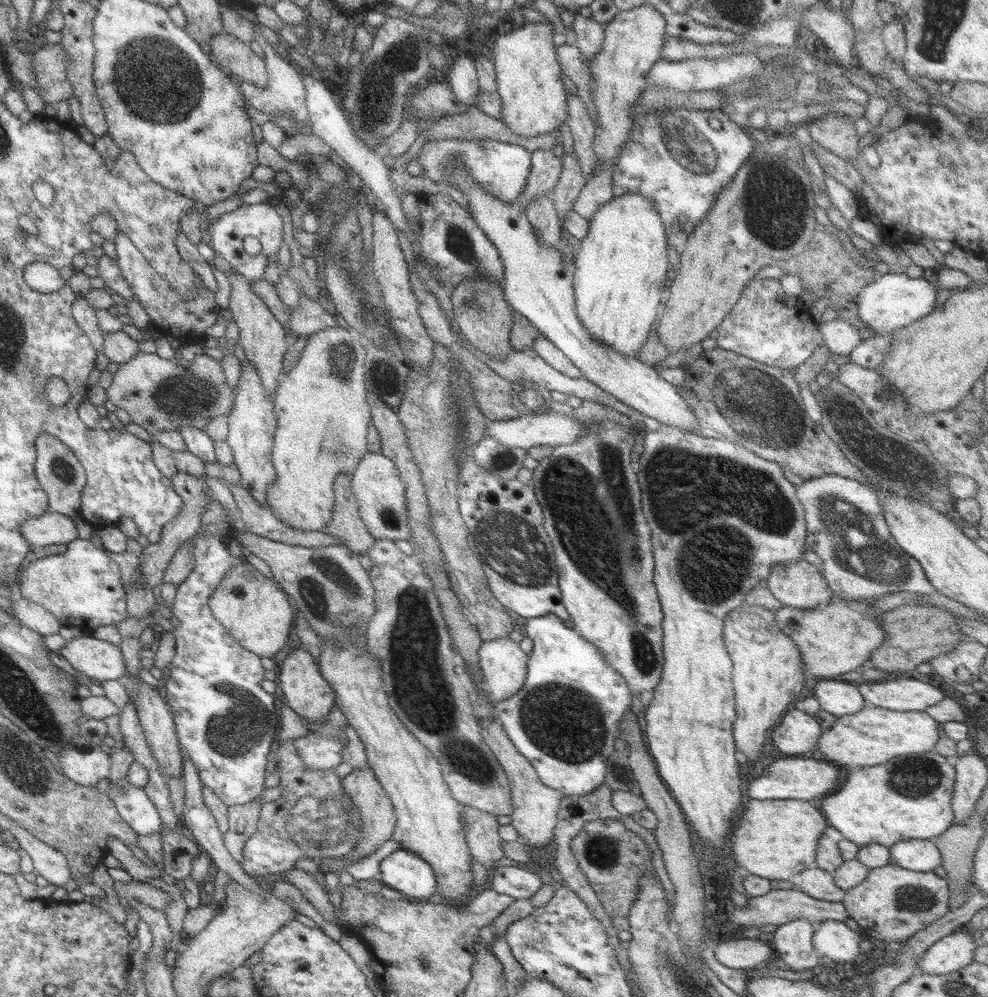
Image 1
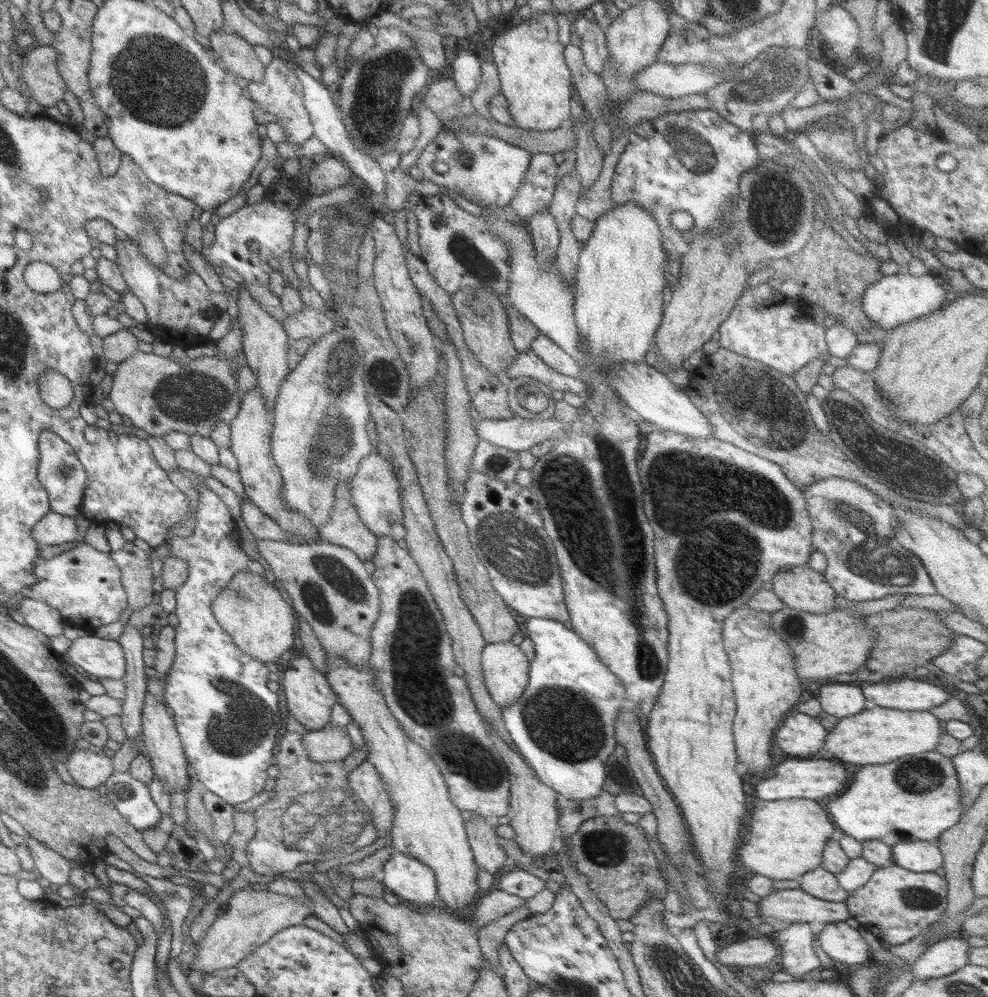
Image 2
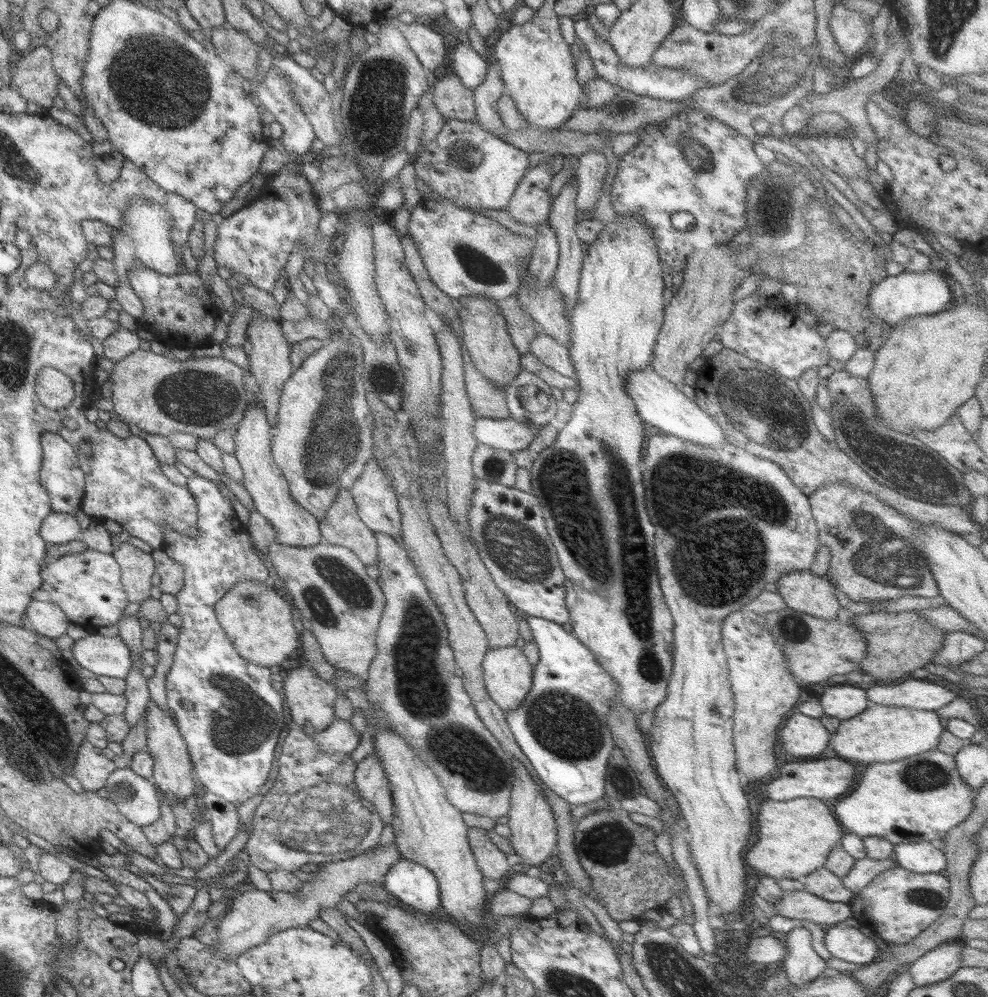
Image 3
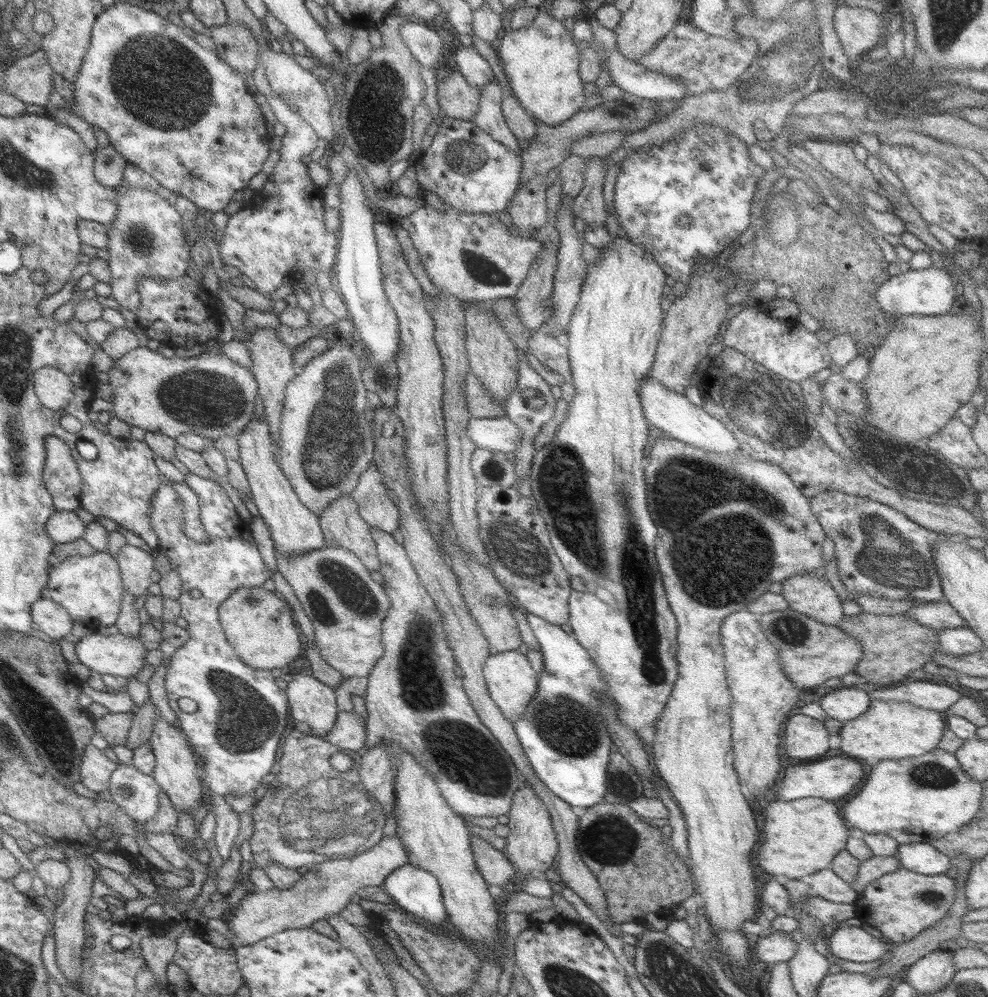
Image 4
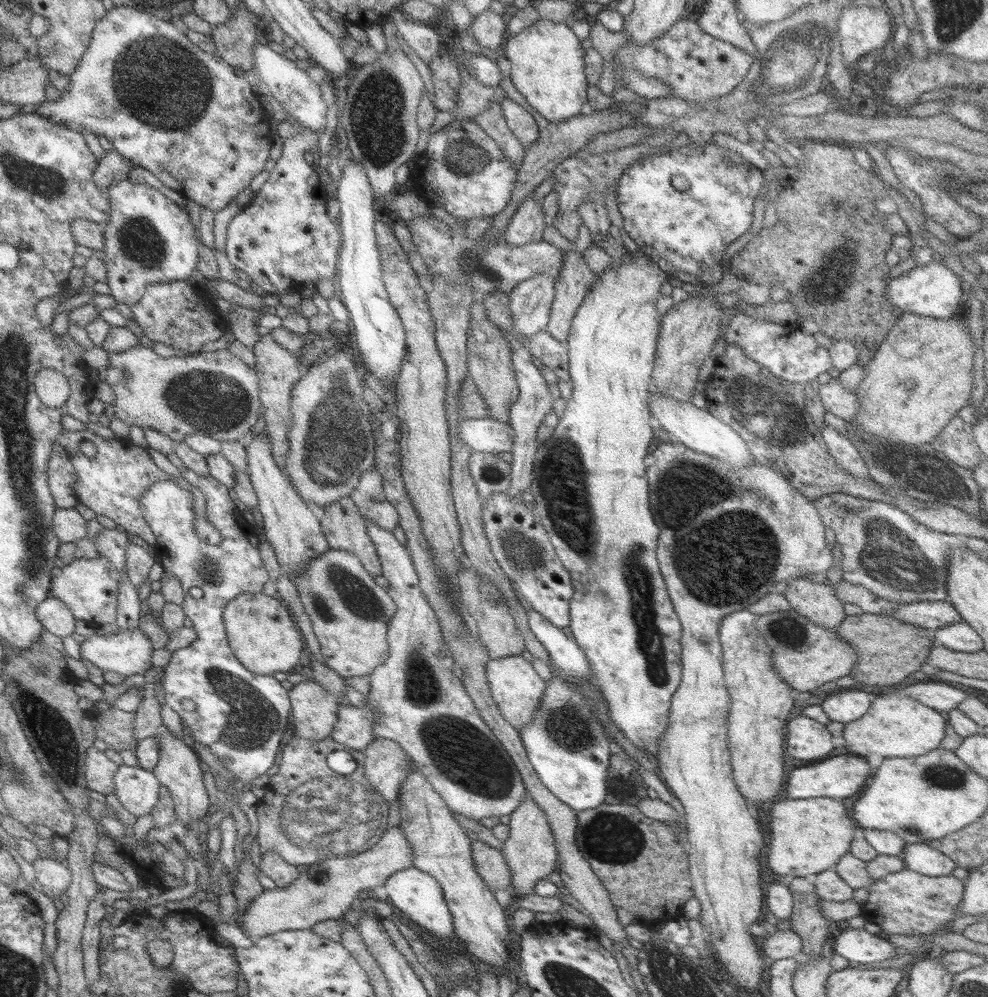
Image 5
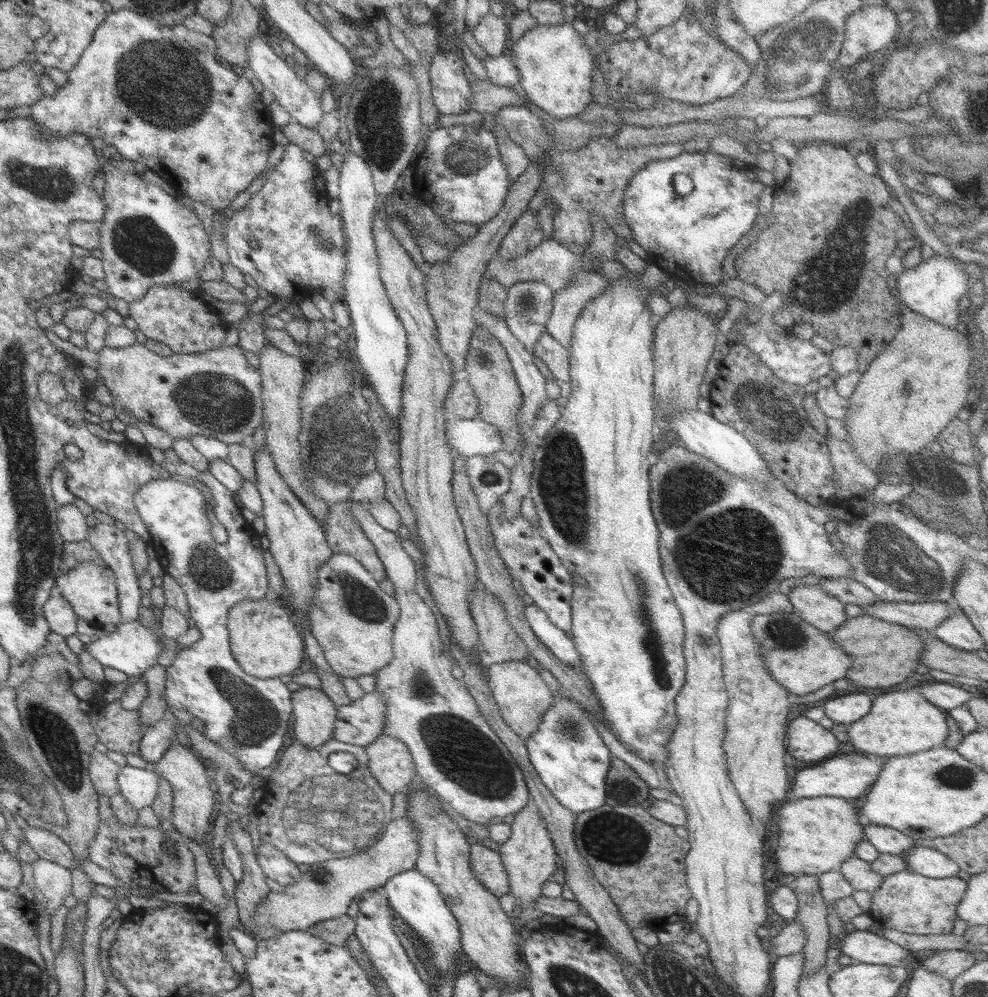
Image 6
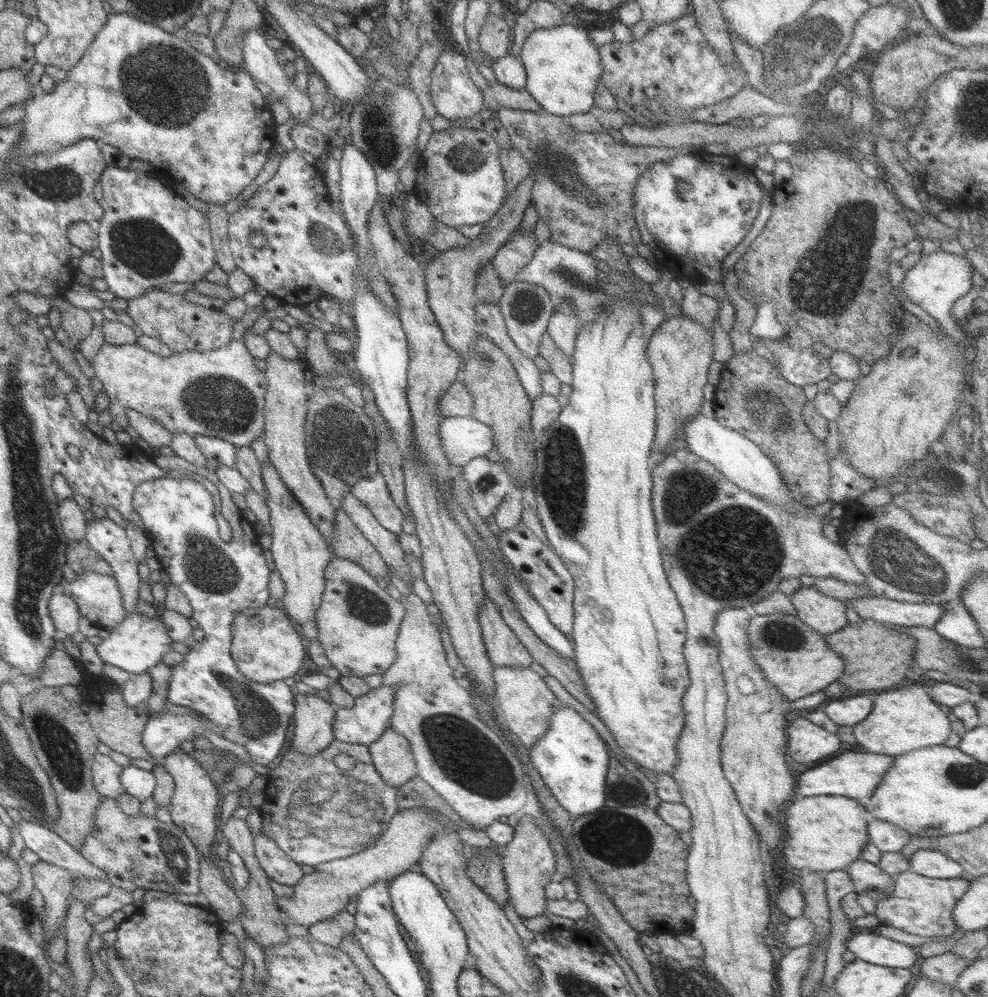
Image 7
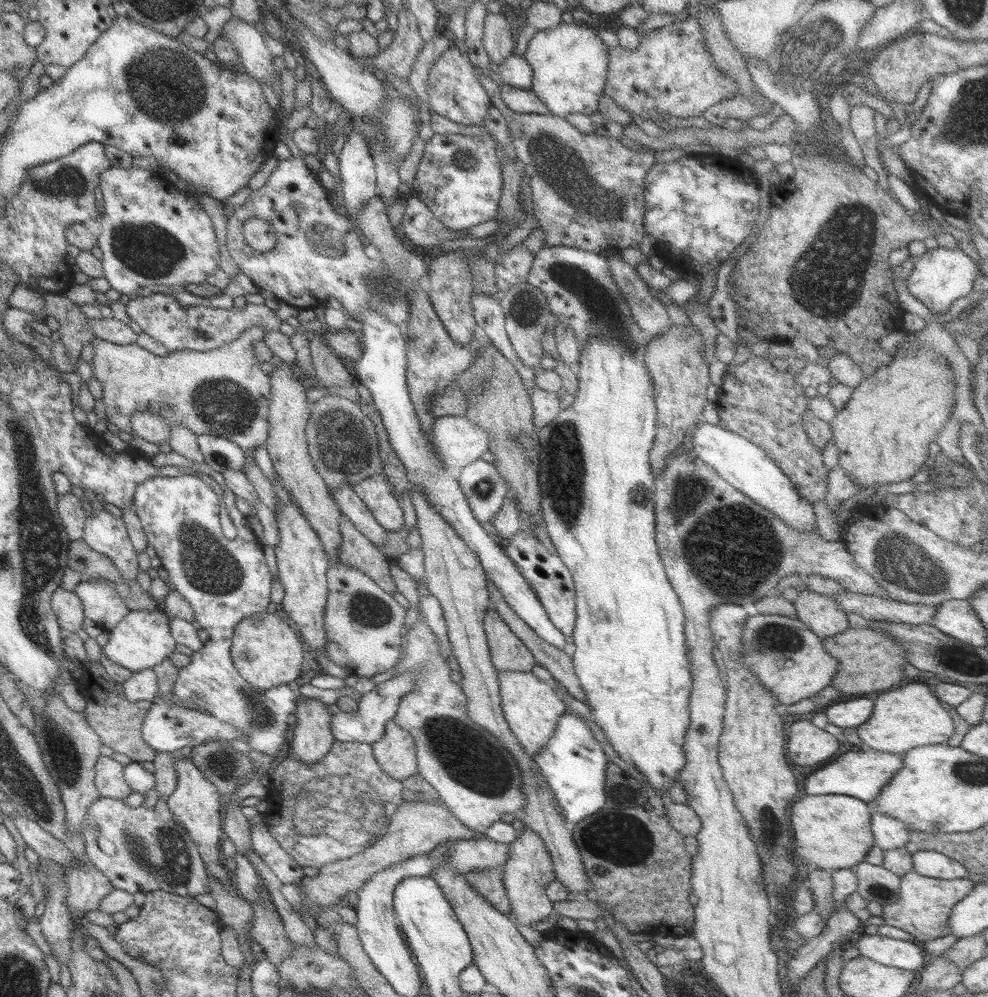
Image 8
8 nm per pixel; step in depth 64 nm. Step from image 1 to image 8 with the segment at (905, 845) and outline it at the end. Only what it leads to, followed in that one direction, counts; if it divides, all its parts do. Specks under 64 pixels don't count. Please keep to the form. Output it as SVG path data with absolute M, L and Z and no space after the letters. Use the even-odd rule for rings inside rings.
M921 850L912 854L913 871L940 880L966 879L969 870L944 853Z

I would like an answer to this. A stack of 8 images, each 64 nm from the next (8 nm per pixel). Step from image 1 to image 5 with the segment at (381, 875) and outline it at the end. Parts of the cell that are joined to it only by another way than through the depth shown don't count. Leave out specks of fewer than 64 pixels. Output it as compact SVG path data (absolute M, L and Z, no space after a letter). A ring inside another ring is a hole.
M412 866L391 874L383 885L388 895L387 902L394 909L400 910L404 916L408 916L426 934L434 936L436 940L444 940L444 942L455 937L451 912L444 900L441 886L432 876Z

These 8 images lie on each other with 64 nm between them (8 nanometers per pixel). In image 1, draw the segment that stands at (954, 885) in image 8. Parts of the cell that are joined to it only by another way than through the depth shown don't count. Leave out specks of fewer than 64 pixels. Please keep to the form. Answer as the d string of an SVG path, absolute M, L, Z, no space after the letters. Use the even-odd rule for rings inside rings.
M892 862L870 869L864 882L845 891L841 903L849 917L856 920L861 930L875 943L905 942L928 924L938 920L949 910L947 880L930 872L914 872Z

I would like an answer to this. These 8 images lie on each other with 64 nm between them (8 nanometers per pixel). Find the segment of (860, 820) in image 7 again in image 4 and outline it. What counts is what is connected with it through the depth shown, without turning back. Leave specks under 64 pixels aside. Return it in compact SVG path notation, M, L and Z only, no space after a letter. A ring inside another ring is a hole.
M804 798L772 802L766 809L762 832L766 839L754 854L758 866L777 879L798 880L828 869L835 856L845 849L850 829L834 801Z

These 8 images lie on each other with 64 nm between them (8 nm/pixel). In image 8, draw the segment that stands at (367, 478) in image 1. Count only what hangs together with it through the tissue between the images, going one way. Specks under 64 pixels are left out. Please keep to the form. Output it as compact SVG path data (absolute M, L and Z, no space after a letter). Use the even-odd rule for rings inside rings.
M382 473L362 480L353 489L384 529L397 531L404 526L402 503L392 495Z

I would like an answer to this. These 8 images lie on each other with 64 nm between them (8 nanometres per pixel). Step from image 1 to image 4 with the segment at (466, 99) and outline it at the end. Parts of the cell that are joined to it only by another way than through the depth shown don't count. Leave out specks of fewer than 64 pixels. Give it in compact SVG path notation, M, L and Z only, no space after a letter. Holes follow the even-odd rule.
M460 44L453 58L458 71L467 78L470 84L482 87L495 80L490 64L474 47L464 47Z

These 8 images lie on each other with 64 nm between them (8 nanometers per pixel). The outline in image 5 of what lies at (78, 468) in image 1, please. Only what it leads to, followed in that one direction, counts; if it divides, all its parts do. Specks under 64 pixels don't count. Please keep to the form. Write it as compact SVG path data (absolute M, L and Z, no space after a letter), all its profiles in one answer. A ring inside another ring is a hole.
M53 444L53 454L49 460L47 480L53 501L58 509L74 508L79 500L74 492L76 474L71 456L59 444Z

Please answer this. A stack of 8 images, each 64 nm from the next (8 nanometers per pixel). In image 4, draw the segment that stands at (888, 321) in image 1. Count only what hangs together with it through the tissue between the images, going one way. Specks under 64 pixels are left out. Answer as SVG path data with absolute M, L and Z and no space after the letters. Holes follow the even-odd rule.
M930 268L912 270L898 276L890 276L884 285L880 285L875 297L883 313L898 318L902 315L942 316L950 312L956 302L954 280L945 268Z

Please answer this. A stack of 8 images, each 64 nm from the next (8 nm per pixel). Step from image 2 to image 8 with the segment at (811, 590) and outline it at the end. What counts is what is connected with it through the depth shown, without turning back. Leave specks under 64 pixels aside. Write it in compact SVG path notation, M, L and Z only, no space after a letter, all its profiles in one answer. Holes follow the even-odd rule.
M806 589L794 594L791 603L797 610L797 619L818 638L830 638L849 629L847 612L832 597Z

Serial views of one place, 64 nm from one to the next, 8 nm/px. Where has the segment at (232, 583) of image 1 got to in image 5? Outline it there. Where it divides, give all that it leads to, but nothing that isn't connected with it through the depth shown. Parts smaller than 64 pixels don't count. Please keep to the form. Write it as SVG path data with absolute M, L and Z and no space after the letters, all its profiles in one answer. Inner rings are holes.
M262 592L241 594L224 607L223 621L234 656L254 675L288 674L299 664L303 635L291 611L278 596L270 597Z

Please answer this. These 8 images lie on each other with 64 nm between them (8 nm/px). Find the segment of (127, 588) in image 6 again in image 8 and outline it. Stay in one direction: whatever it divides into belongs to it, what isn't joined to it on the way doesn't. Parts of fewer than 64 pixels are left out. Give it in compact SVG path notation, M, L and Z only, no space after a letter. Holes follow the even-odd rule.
M106 509L95 510L86 517L82 539L92 550L113 560L125 583L136 579L139 570L138 552L129 539L122 518Z

